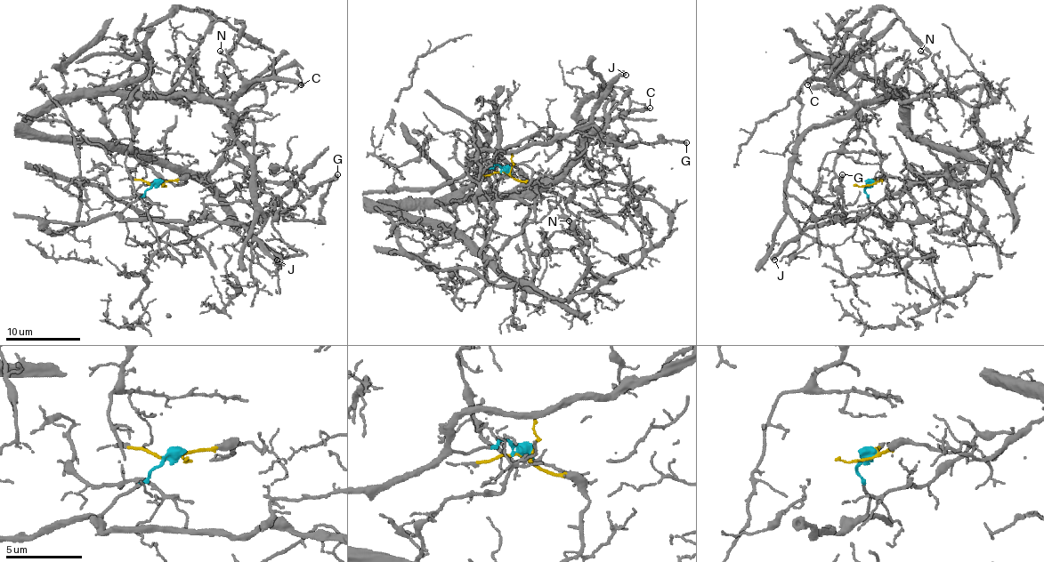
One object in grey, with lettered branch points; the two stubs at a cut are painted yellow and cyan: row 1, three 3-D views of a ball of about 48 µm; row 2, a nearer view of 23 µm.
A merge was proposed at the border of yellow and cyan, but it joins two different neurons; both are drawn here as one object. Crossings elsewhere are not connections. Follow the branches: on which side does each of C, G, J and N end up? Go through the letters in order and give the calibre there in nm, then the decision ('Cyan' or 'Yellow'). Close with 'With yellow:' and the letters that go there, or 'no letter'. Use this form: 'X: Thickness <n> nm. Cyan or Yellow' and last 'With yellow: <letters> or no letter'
C: Thickness 320 nm. Yellow
G: Thickness 240 nm. Cyan
J: Thickness 400 nm. Cyan
N: Thickness 120 nm. Yellow
With yellow: C, N

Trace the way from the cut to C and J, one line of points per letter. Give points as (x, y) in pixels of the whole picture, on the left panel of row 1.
C: (157, 183), (189, 178), (174, 185), (29, 125), (78, 97), (232, 102), (253, 82), (301, 84)
J: (157, 183), (122, 213), (124, 220), (228, 220), (241, 226), (277, 260)

